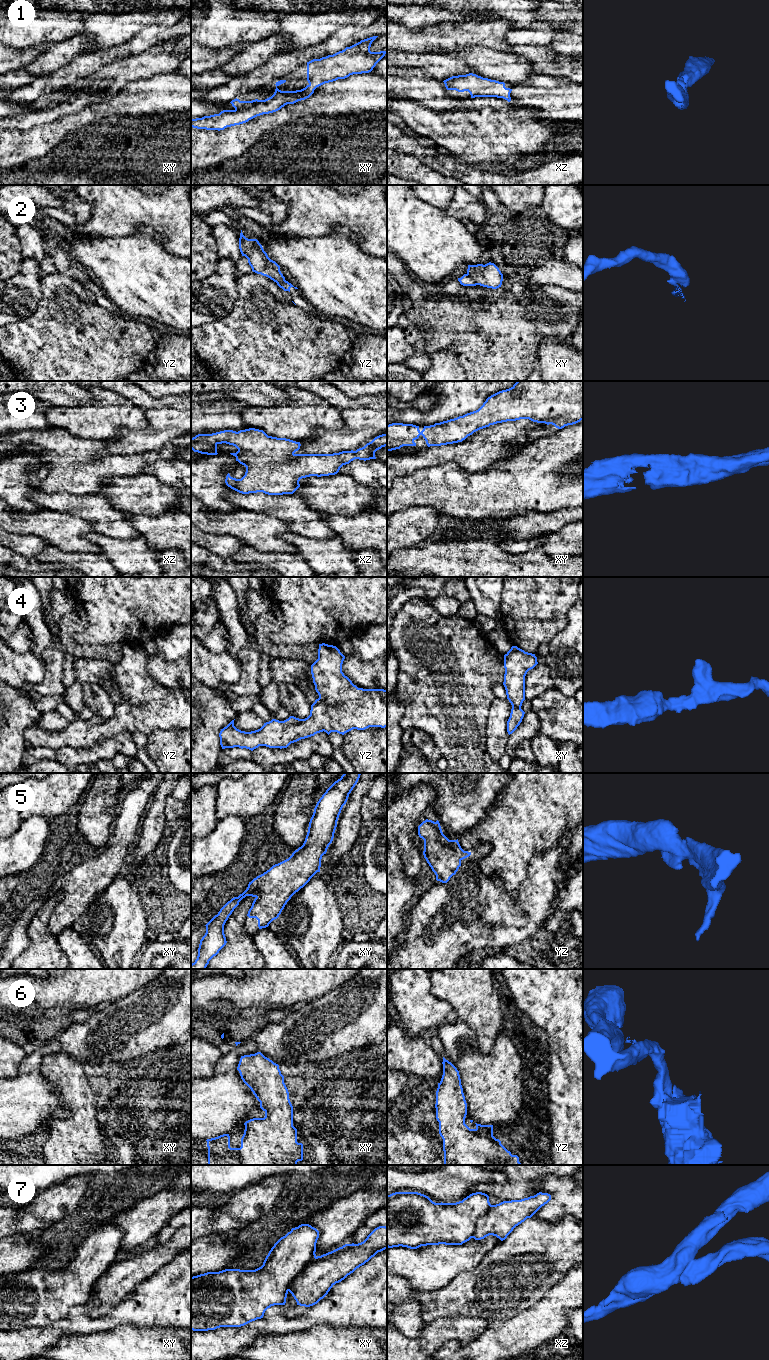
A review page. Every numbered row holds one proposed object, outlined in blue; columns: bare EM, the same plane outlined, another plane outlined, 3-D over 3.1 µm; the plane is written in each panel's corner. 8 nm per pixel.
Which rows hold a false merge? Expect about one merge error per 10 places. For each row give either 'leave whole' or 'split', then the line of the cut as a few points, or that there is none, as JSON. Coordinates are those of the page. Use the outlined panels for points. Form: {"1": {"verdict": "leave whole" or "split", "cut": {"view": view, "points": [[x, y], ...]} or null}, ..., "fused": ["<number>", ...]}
{"1": {"verdict": "leave whole", "cut": null}, "2": {"verdict": "split", "cut": {"view": "xy", "points": [[467, 273], [477, 284]]}}, "3": {"verdict": "leave whole", "cut": null}, "4": {"verdict": "leave whole", "cut": null}, "5": {"verdict": "leave whole", "cut": null}, "6": {"verdict": "leave whole", "cut": null}, "7": {"verdict": "split", "cut": {"view": "xy", "points": [[315, 1256], [294, 1278], [288, 1290]]}}, "fused": ["2", "7"]}

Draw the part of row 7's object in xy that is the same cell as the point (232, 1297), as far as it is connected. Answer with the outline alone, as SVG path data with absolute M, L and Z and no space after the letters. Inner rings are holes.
M301 1224L292 1228L285 1236L281 1237L271 1248L266 1256L263 1265L255 1270L225 1269L219 1272L207 1272L191 1277L191 1330L208 1331L220 1327L241 1327L264 1316L265 1311L274 1305L285 1305L287 1294L294 1278L303 1271L307 1264L316 1257L316 1243L319 1238L319 1231L309 1224Z

